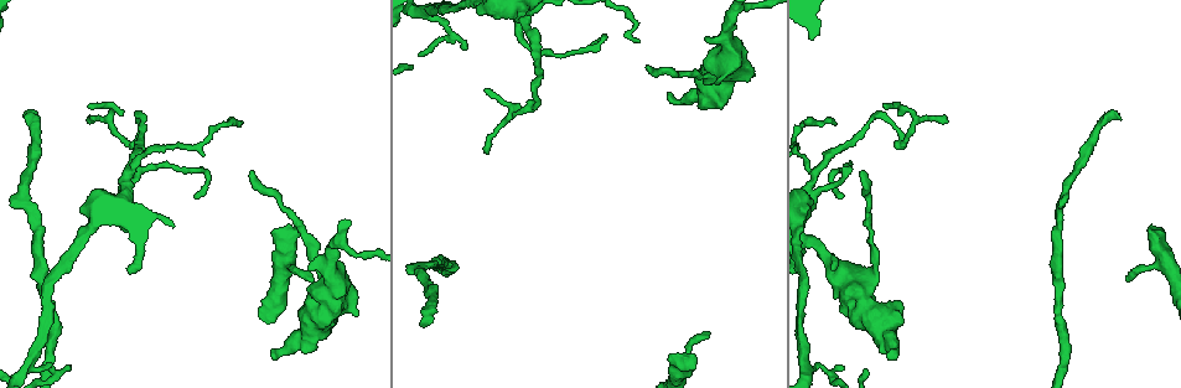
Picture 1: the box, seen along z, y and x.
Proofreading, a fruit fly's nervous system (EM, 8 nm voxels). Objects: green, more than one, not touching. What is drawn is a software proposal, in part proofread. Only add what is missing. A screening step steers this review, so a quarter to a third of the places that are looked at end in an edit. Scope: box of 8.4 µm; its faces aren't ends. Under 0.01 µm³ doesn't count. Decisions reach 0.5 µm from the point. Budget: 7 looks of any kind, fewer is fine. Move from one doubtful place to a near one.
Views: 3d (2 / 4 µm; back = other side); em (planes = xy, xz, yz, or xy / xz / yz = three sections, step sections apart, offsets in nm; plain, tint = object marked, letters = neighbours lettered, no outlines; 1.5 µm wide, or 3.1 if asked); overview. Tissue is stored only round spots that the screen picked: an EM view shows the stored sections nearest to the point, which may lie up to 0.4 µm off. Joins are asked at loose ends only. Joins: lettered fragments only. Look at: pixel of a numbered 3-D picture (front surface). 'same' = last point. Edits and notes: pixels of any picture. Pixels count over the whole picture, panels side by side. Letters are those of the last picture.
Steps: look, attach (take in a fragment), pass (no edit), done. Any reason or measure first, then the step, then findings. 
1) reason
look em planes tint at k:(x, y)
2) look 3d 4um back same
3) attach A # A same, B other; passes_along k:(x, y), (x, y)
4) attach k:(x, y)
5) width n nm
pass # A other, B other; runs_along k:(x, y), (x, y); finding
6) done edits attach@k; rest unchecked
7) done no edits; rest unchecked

look em xy step 8 tint at 1:(862, 171)

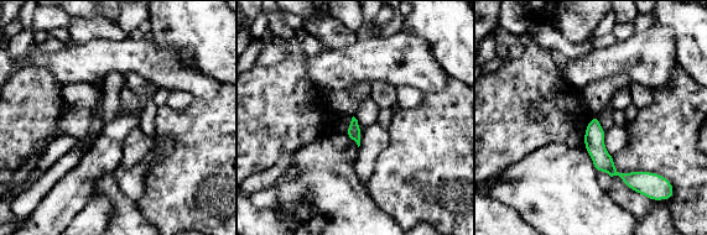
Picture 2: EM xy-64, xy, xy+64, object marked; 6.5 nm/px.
look em xy step 8 letters same

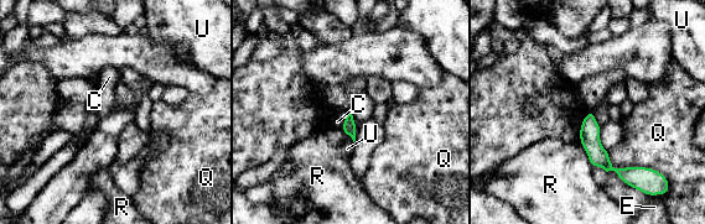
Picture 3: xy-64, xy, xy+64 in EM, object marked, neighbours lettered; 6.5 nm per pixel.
pass # C other, E other, Q other, R other, U other; border 3:(348, 112), (341, 129); no lettered fragment goes on from it

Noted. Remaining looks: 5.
tapers out
look em xz step 8 tint at 1:(463, 49)

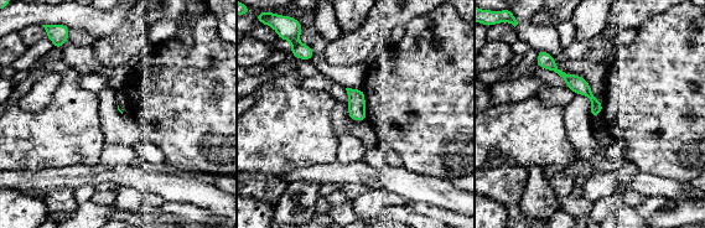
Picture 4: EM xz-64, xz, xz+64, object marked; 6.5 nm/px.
look em planes letters same

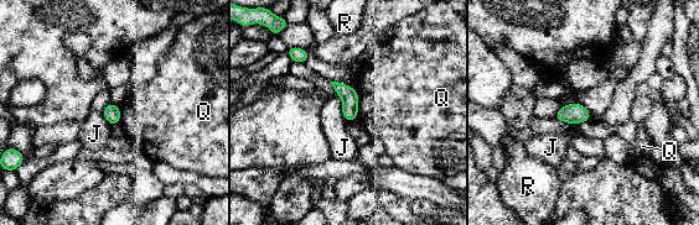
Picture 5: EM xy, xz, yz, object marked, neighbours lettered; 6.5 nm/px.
pass # J other, Q other, R other; border 5:(336, 95), (346, 121); none of them fits

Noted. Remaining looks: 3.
thin end
look 3d 4um at 1:(946, 120)

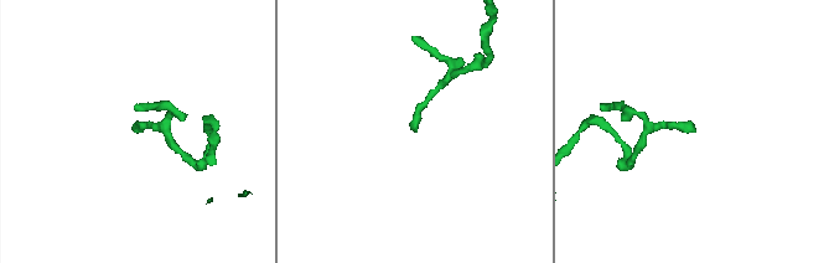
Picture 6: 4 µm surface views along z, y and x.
shape alone is not enough
look em planes letters at 6:(414, 129)

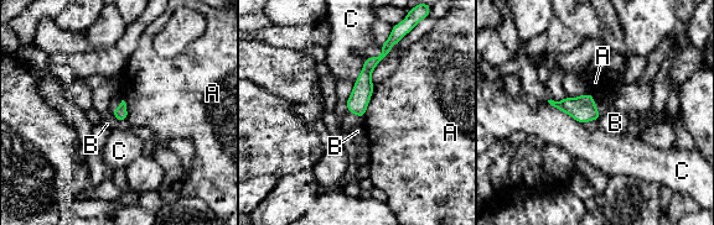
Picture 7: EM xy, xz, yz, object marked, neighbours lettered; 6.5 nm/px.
pass # A other, B other, C other; runs_along 7:(388, 46), (367, 69), (351, 109); none of them fits

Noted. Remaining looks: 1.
done no edits; rest unchecked

